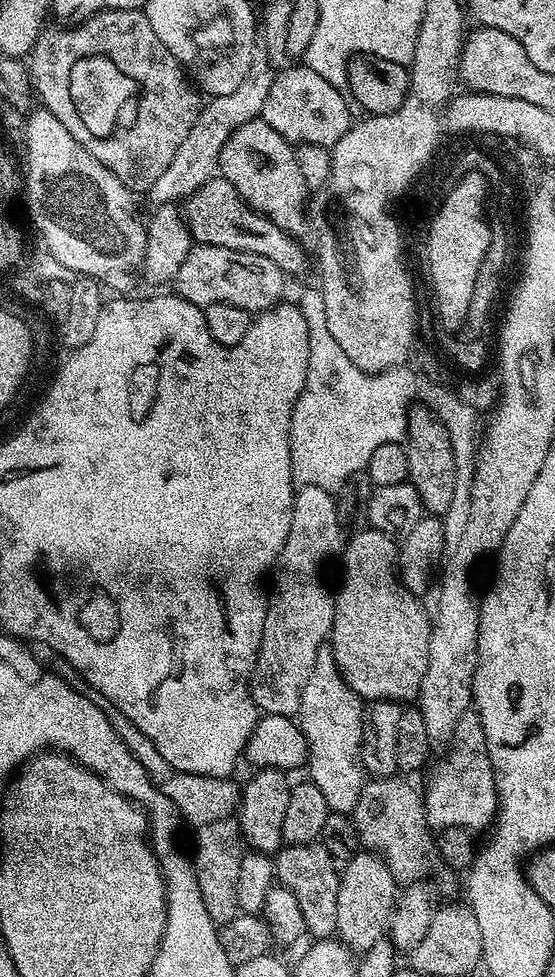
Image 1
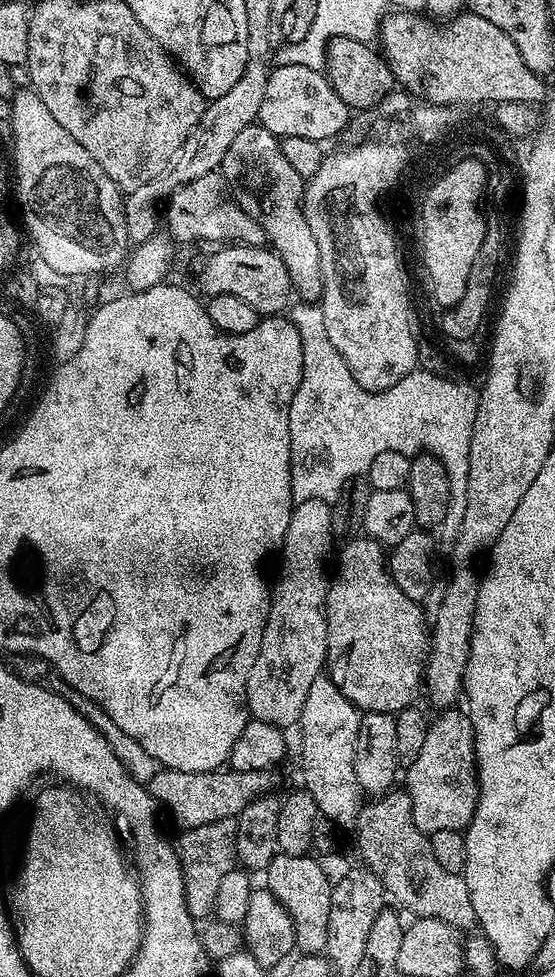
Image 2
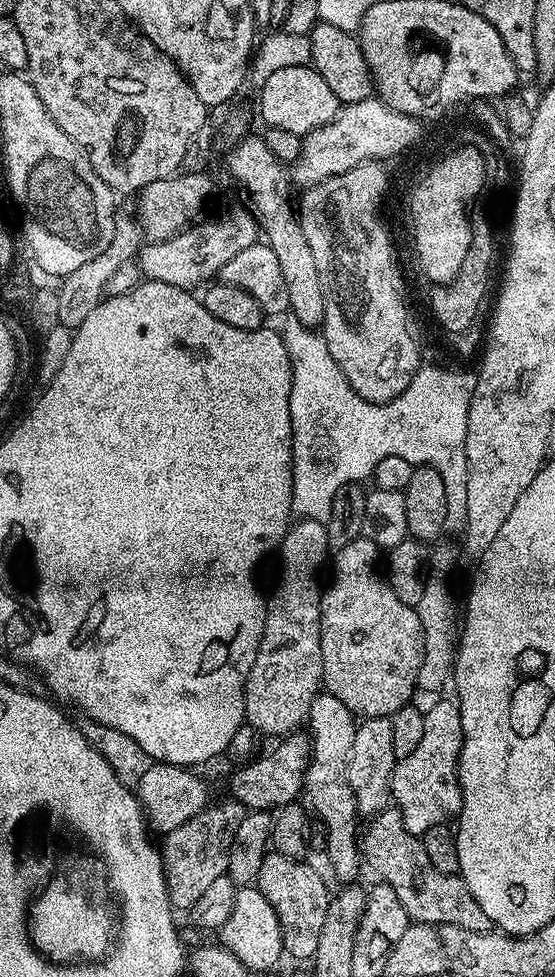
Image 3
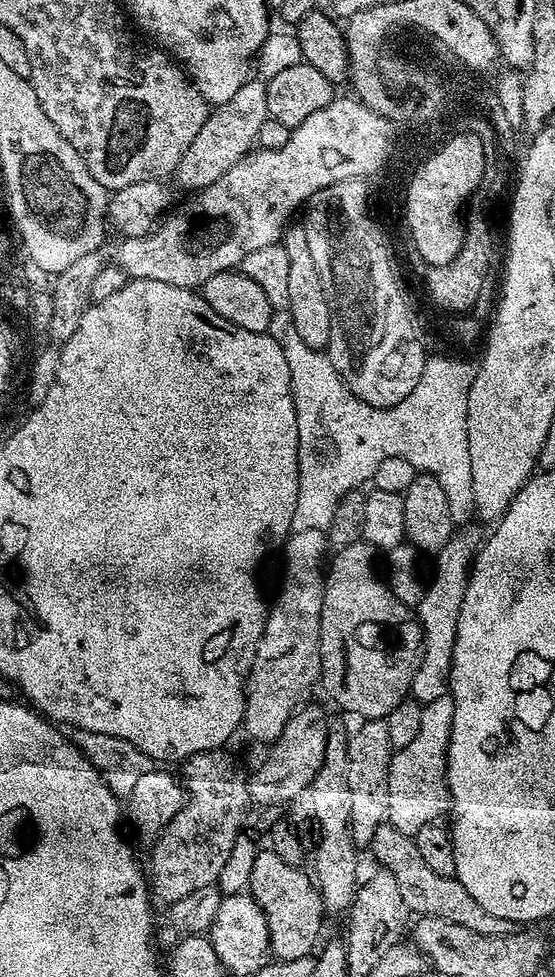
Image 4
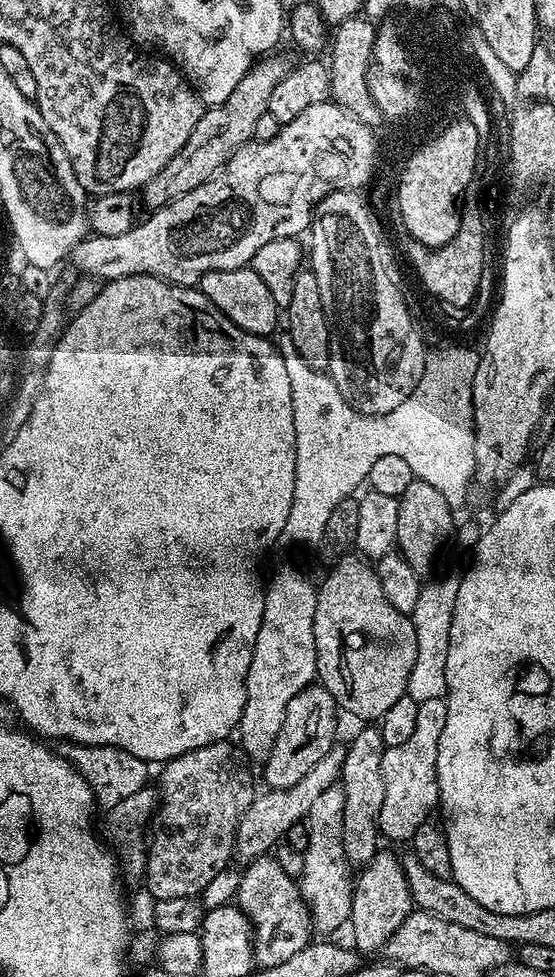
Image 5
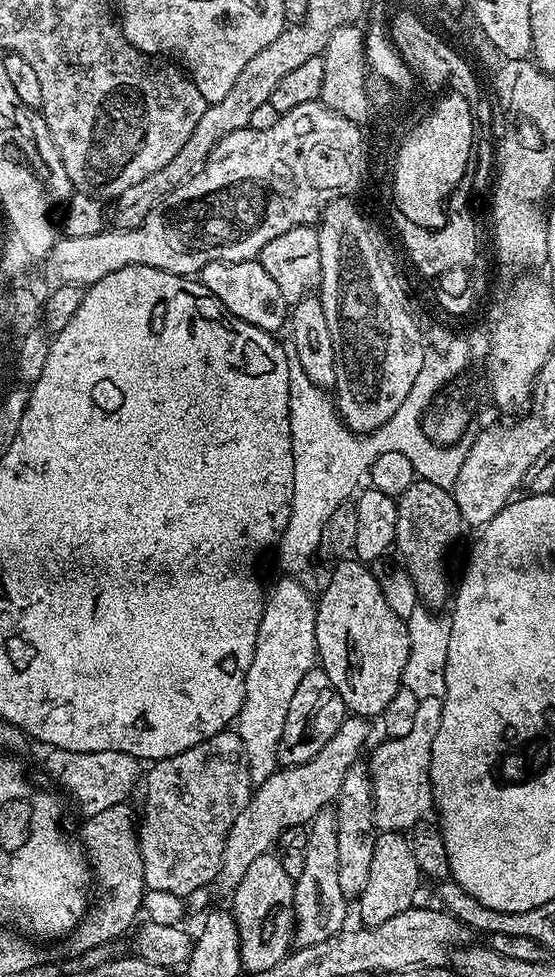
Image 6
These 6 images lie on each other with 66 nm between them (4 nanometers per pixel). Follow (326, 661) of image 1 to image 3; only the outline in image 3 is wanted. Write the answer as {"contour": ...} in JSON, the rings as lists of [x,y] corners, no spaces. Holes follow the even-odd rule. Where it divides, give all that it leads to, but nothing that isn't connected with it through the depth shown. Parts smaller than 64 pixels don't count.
{"contour":[[[327,690],[321,691],[314,698],[314,702],[308,711],[306,721],[307,727],[312,727],[310,731],[310,739],[312,742],[312,758],[308,762],[308,770],[304,775],[304,791],[305,797],[312,799],[311,811],[321,816],[322,824],[327,829],[328,847],[326,849],[326,857],[332,863],[332,868],[336,871],[336,876],[340,882],[352,882],[357,879],[356,875],[360,872],[360,864],[362,868],[362,844],[358,839],[358,828],[356,832],[356,820],[358,821],[358,813],[356,810],[356,799],[354,798],[354,790],[350,786],[350,774],[348,773],[348,763],[350,762],[350,754],[354,750],[354,734],[356,733],[357,717],[352,715],[352,711],[344,705],[338,698],[334,698],[334,694],[330,694]]]}

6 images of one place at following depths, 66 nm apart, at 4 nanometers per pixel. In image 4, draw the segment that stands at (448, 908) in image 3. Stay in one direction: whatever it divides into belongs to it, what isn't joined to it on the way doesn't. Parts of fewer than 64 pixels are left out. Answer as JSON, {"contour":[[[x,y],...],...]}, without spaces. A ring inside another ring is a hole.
{"contour":[[[387,822],[381,824],[380,829],[372,839],[370,852],[376,855],[376,860],[380,863],[377,865],[383,871],[394,874],[394,879],[398,882],[398,890],[402,894],[402,902],[406,902],[409,913],[415,914],[417,917],[433,916],[434,918],[442,918],[446,922],[454,922],[454,926],[466,926],[466,930],[474,930],[474,934],[509,936],[512,932],[517,931],[518,925],[514,922],[510,922],[506,918],[494,918],[494,914],[486,914],[484,907],[466,891],[466,886],[462,886],[462,882],[455,876],[434,874],[434,870],[430,870],[430,866],[426,866],[426,861],[422,859],[422,854],[418,851],[415,839],[402,834],[391,824]]]}

